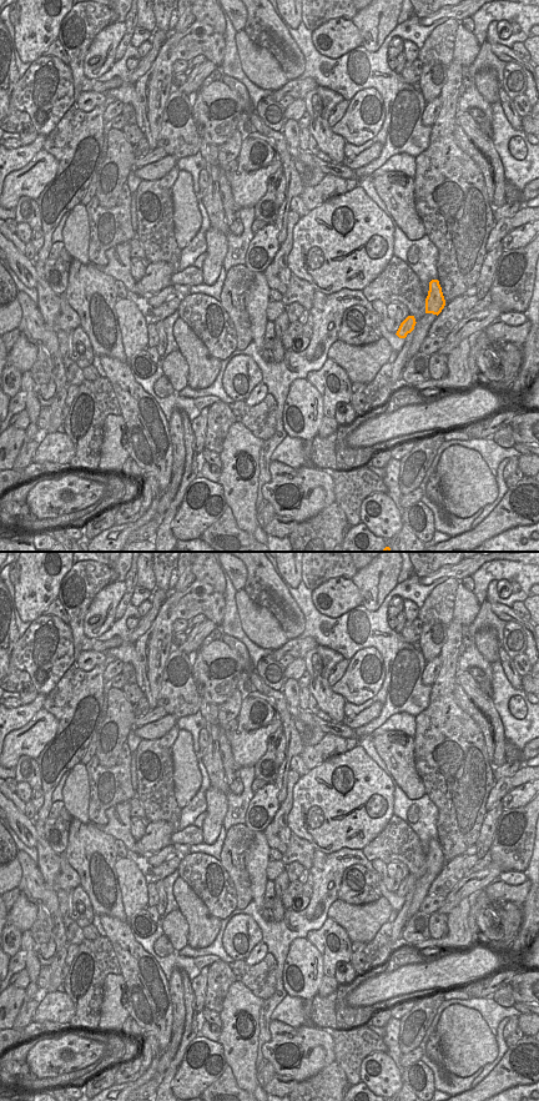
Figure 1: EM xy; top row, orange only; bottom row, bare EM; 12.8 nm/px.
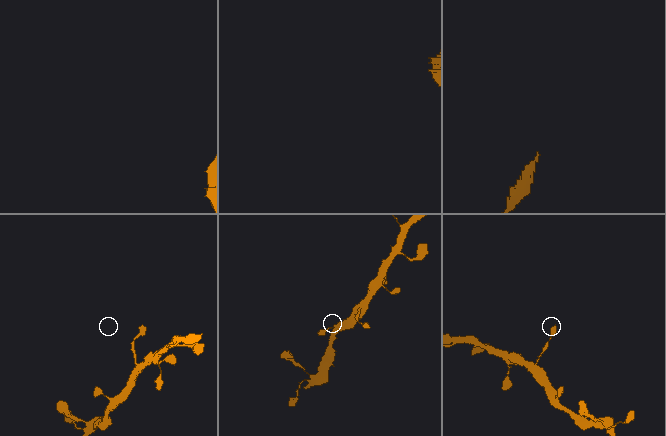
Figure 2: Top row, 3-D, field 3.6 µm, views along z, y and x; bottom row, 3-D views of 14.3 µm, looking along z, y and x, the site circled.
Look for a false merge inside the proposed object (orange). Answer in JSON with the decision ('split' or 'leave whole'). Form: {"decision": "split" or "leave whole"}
{"decision": "leave whole"}

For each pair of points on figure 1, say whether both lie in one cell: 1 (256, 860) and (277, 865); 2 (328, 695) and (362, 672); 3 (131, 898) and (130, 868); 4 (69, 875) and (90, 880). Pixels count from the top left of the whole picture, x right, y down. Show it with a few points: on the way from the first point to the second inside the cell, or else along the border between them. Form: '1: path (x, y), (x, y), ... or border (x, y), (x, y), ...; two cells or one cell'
1: border (270, 860), (266, 868), (267, 879); two cells
2: border (331, 687), (346, 700); two cells
3: path (131, 890), (130, 875); one cell
4: border (63, 854), (77, 874), (80, 884); two cells

